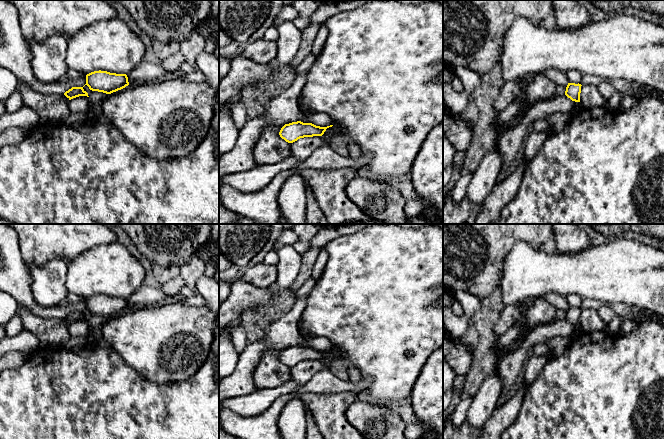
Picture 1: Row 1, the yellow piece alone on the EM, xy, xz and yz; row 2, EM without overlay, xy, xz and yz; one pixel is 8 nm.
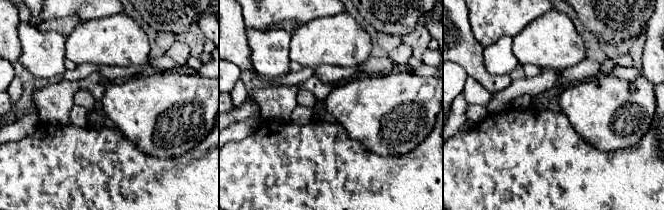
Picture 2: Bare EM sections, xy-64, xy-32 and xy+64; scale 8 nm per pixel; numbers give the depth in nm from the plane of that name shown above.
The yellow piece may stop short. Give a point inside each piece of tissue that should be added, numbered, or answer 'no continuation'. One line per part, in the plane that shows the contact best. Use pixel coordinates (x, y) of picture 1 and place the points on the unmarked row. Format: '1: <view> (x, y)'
no continuation

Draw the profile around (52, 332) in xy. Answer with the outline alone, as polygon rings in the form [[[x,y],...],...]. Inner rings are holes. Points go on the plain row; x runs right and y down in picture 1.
[[[29,310],[18,311],[23,330],[35,335],[41,347],[65,347],[70,335],[70,324],[64,318],[41,318]]]

